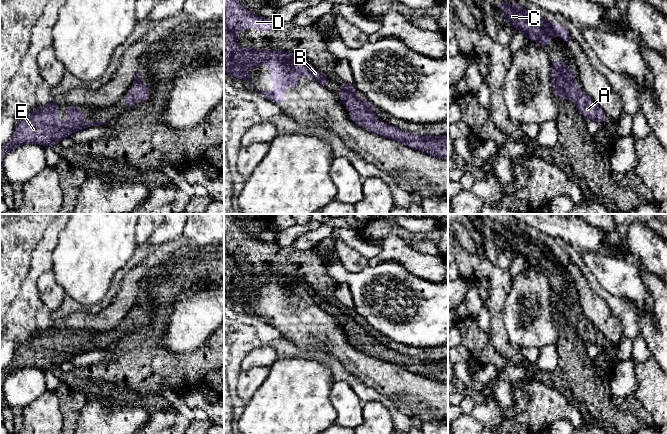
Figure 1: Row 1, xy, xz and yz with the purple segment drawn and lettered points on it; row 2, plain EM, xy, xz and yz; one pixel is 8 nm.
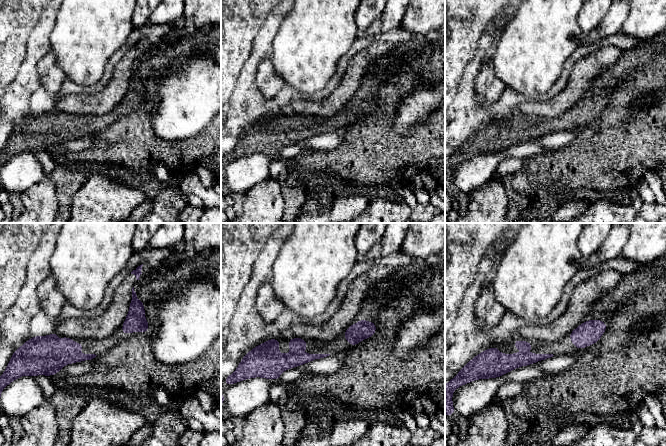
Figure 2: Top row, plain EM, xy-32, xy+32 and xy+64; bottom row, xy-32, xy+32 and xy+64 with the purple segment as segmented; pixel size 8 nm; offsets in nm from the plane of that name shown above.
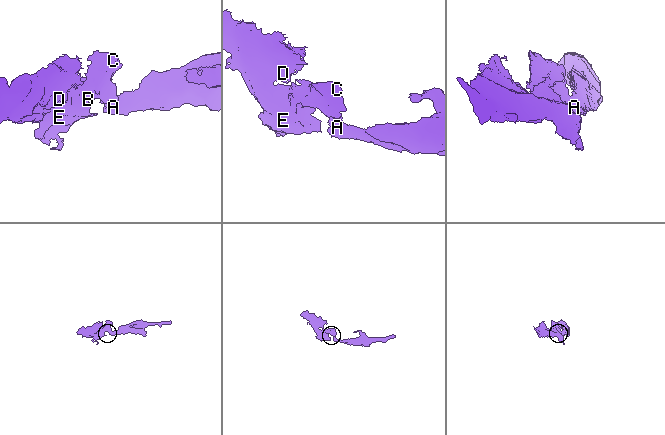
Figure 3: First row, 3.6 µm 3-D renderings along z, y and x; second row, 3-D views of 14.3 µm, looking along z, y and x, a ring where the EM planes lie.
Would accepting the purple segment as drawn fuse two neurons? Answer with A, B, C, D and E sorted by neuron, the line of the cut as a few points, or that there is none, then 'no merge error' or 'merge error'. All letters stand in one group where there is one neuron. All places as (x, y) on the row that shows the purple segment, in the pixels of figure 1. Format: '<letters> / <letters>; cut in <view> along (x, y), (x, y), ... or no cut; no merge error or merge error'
A B C D E; no cut; no merge error

